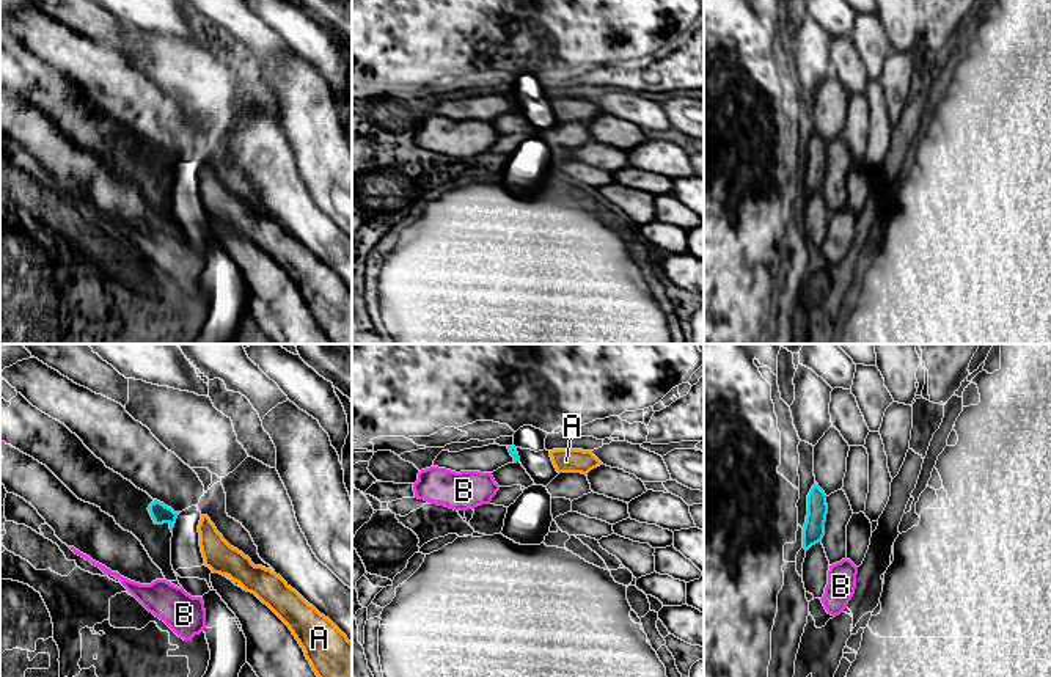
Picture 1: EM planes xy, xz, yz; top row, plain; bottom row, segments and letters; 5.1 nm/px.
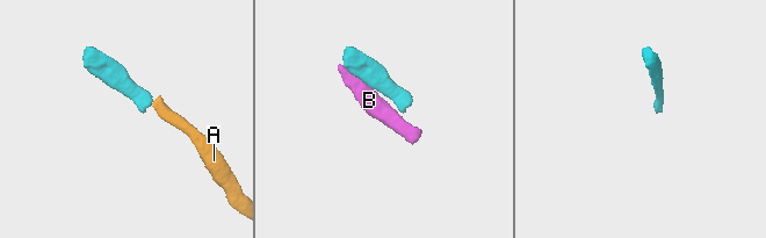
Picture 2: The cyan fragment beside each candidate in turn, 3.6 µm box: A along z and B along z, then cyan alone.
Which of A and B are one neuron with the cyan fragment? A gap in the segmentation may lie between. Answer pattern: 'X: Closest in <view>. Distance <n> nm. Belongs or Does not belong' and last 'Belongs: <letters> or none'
A: Closest in xy. Distance 110 nm. Belongs
B: Closest in xz. Distance 130 nm. Does not belong
Belongs: A

